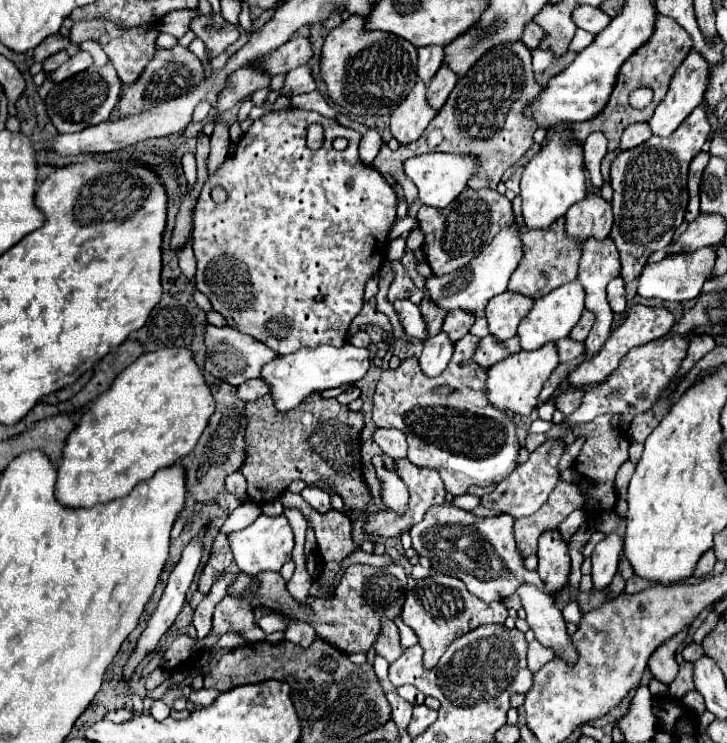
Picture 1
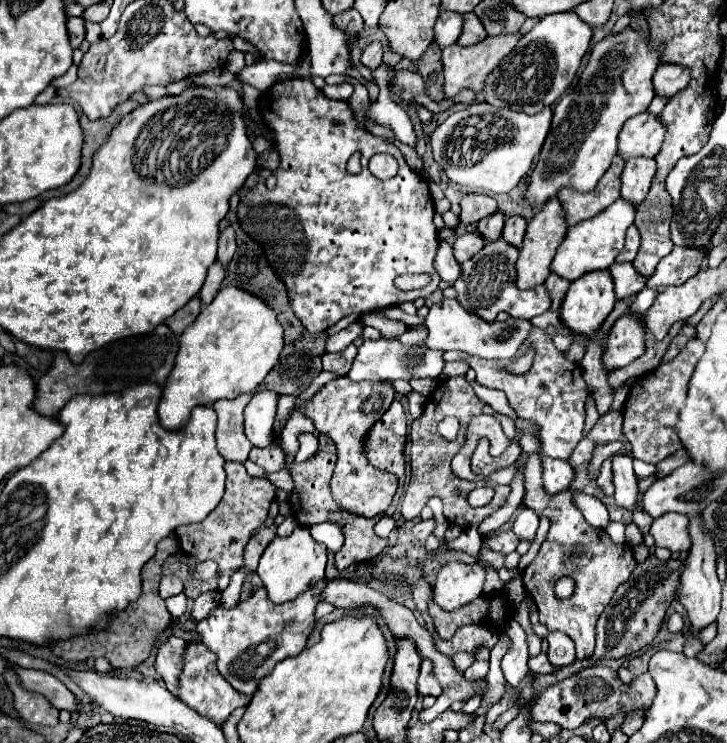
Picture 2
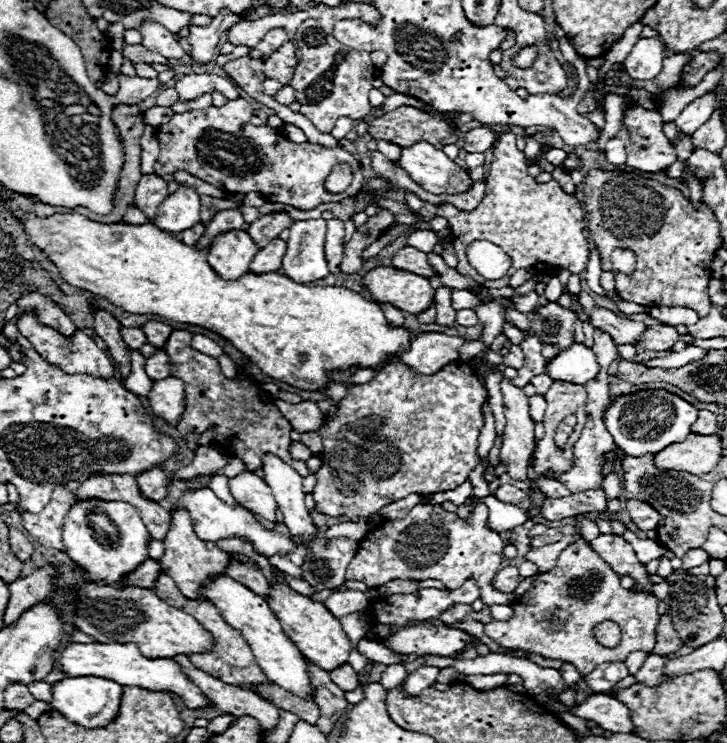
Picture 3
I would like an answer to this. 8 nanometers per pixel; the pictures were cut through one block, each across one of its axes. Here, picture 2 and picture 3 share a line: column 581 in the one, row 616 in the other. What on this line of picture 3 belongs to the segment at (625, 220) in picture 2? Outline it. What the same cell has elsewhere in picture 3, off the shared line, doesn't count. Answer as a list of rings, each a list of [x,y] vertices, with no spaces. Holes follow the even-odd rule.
[[[218,576],[214,582],[208,582],[206,596],[212,600],[216,608],[220,608],[224,620],[228,620],[232,628],[238,628],[242,632],[246,642],[252,646],[256,662],[274,684],[282,686],[286,692],[296,692],[296,696],[308,696],[314,700],[314,688],[308,676],[308,660],[296,648],[296,644],[286,636],[280,620],[270,610],[264,598],[260,598],[240,582],[232,580],[230,576]]]

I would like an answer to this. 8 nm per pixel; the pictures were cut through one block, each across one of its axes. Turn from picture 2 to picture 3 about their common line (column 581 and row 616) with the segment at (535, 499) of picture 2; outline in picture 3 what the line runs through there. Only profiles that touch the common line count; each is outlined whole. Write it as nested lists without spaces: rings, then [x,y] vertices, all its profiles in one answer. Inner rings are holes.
[[[570,544],[558,556],[556,566],[546,574],[536,574],[532,590],[528,588],[518,598],[518,604],[512,604],[512,618],[506,622],[492,620],[484,630],[500,646],[528,650],[552,660],[566,660],[574,664],[580,674],[588,674],[596,664],[624,662],[634,650],[652,652],[660,620],[656,606],[656,596],[624,590],[620,576],[598,554],[572,552]],[[602,620],[614,620],[620,626],[622,640],[616,648],[604,648],[594,640],[592,628]]]

